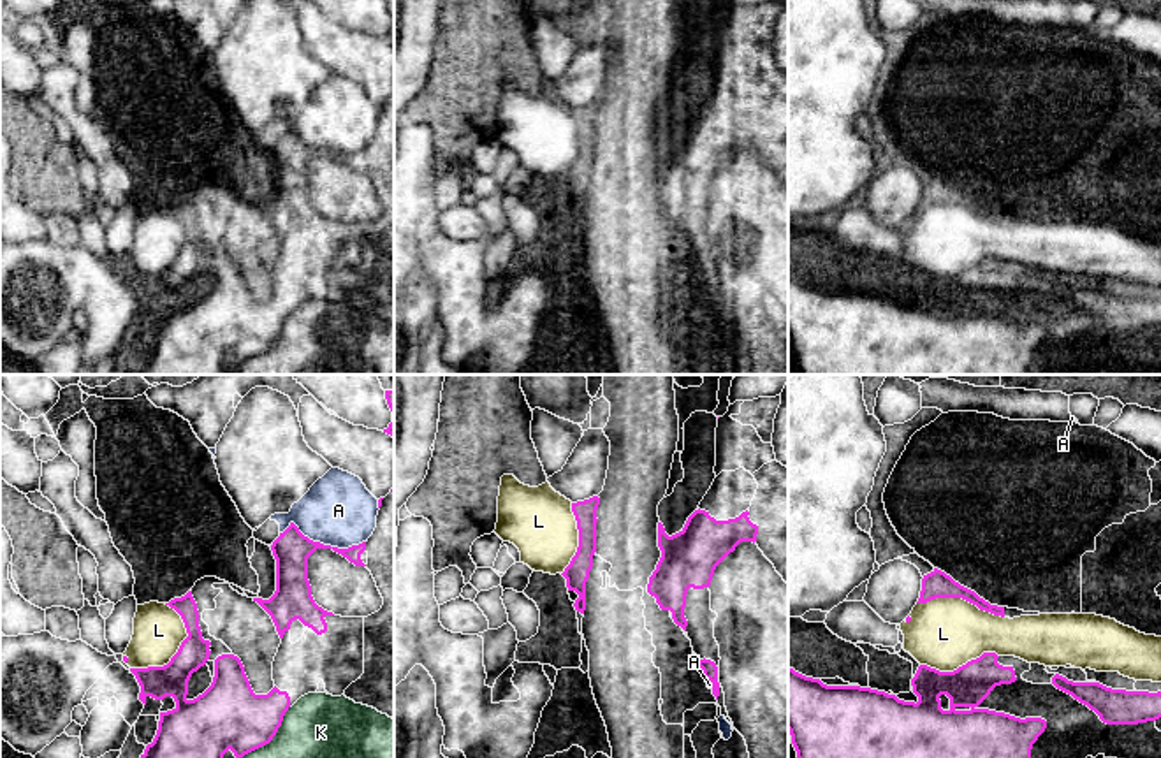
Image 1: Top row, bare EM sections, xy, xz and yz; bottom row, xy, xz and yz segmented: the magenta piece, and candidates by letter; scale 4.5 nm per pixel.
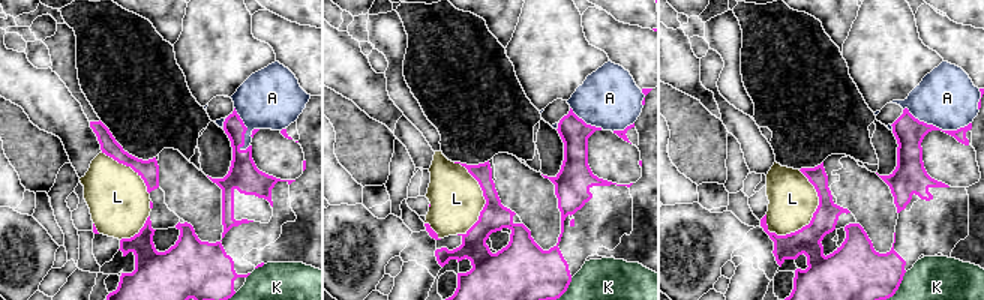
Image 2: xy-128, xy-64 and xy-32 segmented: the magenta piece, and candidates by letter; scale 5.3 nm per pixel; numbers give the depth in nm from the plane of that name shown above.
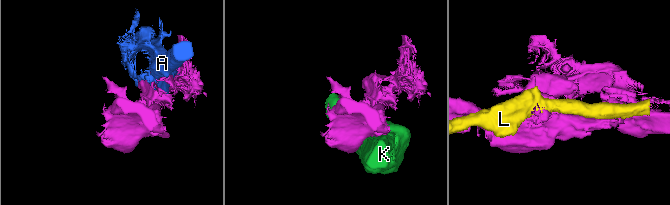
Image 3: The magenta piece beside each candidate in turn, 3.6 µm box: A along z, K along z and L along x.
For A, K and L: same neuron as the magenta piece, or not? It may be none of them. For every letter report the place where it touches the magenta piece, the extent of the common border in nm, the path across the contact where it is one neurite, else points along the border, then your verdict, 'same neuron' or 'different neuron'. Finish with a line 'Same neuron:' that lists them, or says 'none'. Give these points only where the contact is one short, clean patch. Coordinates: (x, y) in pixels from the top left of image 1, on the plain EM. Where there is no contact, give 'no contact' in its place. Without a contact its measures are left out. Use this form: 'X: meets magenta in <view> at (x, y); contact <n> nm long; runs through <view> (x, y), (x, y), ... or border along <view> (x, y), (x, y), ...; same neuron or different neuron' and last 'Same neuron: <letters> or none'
A: meets magenta in xy at (322, 150); contact 400 nm long; different neuron
K: meets magenta in xy at (271, 345); contact 340 nm long; different neuron
L: meets magenta in xy at (178, 257); contact 340 nm long; different neuron
Same neuron: none

